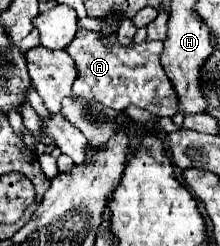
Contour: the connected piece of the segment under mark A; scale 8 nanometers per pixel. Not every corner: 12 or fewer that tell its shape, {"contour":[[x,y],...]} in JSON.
{"contour":[[80,28],[72,88],[114,110],[174,116],[162,42]]}

